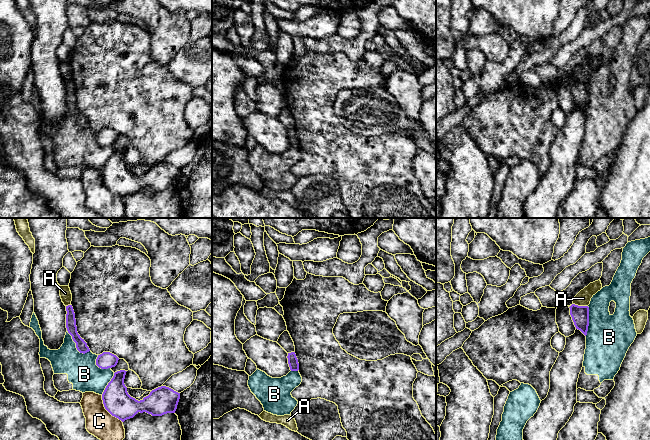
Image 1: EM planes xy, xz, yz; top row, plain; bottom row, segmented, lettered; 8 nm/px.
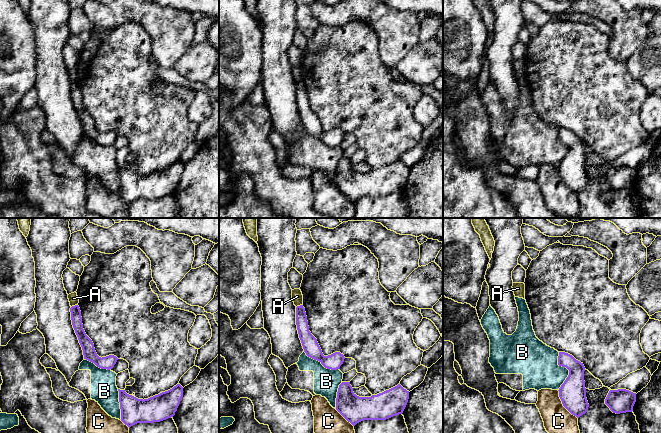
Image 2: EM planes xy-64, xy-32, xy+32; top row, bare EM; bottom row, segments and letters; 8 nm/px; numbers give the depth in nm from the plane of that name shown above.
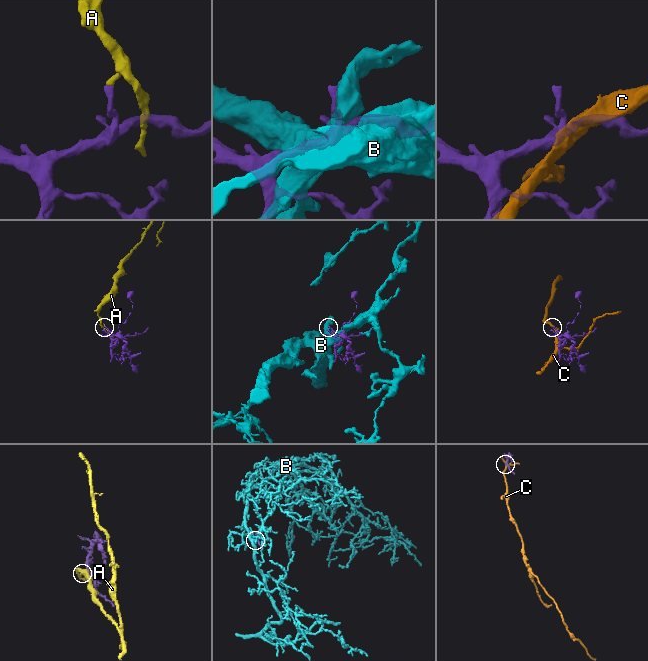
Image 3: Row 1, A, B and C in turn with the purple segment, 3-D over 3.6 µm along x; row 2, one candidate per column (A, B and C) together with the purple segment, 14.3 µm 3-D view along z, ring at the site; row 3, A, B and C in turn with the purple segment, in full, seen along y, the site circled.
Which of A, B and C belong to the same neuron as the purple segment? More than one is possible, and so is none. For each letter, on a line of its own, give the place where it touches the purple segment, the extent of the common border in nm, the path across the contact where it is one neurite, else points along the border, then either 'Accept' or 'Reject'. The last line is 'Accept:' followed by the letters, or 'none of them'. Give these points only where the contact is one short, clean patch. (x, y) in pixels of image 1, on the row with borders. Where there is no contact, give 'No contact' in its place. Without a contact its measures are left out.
A: Touches purple at yz (580, 306). Shared border 120 nm. Boundary: yz (573, 303), (579, 306), (587, 306). Reject
B: Touches purple at xy (76, 346). Shared border 260 nm. Reject
C: Touches purple at xy (107, 410). Shared border 280 nm. Boundary: xy (101, 395), (103, 406), (122, 422). Reject
Accept: none of them

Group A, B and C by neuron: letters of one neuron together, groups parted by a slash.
A / B / C

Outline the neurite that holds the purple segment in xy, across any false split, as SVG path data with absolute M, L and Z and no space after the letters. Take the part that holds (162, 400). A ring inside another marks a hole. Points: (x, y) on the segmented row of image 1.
M125 370L115 372L102 394L104 407L112 416L124 422L133 418L138 412L146 412L152 416L175 413L180 393L169 387L161 386L138 401L127 392L124 384L126 372Z

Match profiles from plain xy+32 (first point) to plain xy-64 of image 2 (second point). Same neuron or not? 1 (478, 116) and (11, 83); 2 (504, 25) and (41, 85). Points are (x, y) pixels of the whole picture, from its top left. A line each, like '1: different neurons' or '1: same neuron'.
1: different neurons
2: same neuron

